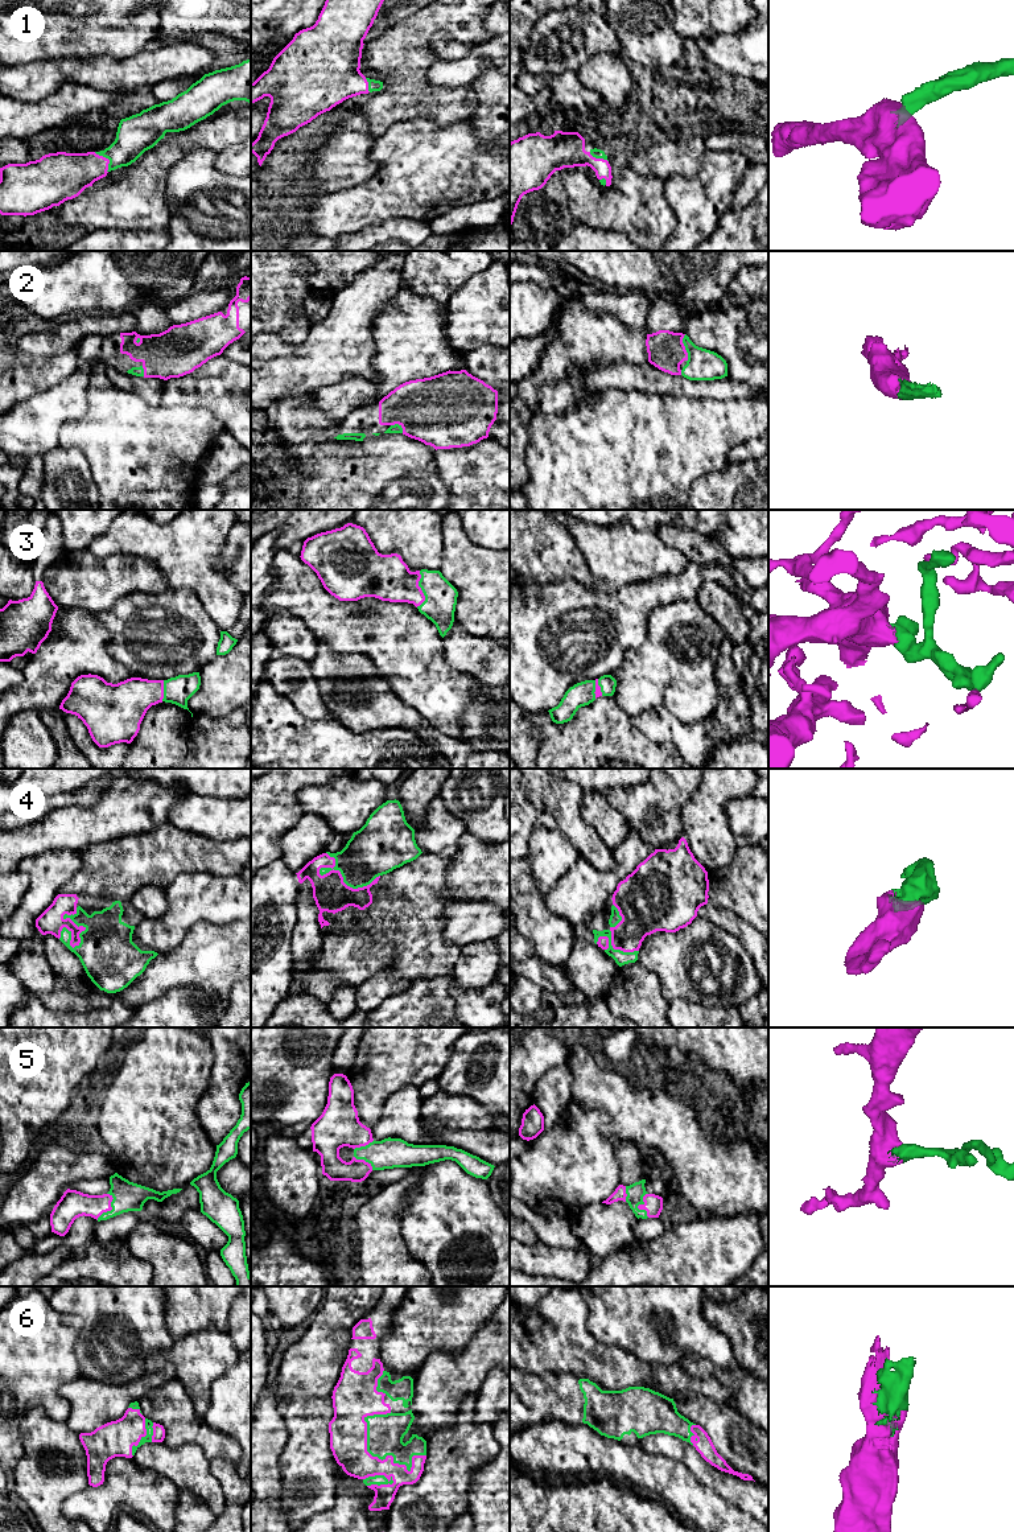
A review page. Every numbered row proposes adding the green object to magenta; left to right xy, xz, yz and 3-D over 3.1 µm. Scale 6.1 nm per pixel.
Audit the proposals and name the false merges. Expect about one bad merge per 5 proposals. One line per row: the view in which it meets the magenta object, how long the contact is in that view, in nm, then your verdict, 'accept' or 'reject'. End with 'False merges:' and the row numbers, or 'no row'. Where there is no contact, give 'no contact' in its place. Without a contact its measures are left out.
1: contact in xy; length 150 nm; accept
2: contact in yz; length 170 nm; accept
3: contact in xz; length 220 nm; accept
4: contact in xy; length 260 nm; accept
5: contact in xy; length 180 nm; accept
6: contact in xz; length 440 nm; accept
False merges: no row

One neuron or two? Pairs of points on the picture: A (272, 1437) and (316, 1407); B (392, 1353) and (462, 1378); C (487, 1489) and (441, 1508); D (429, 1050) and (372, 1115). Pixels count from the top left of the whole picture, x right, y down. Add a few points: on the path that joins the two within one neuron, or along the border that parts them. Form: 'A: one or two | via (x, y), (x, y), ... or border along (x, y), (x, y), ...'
A: two | border along (277, 1390), (279, 1411), (285, 1420)
B: two | border along (452, 1353), (433, 1350), (412, 1378)
C: two | border along (479, 1467), (470, 1477), (469, 1512)
D: one | via (411, 1061), (375, 1096)

